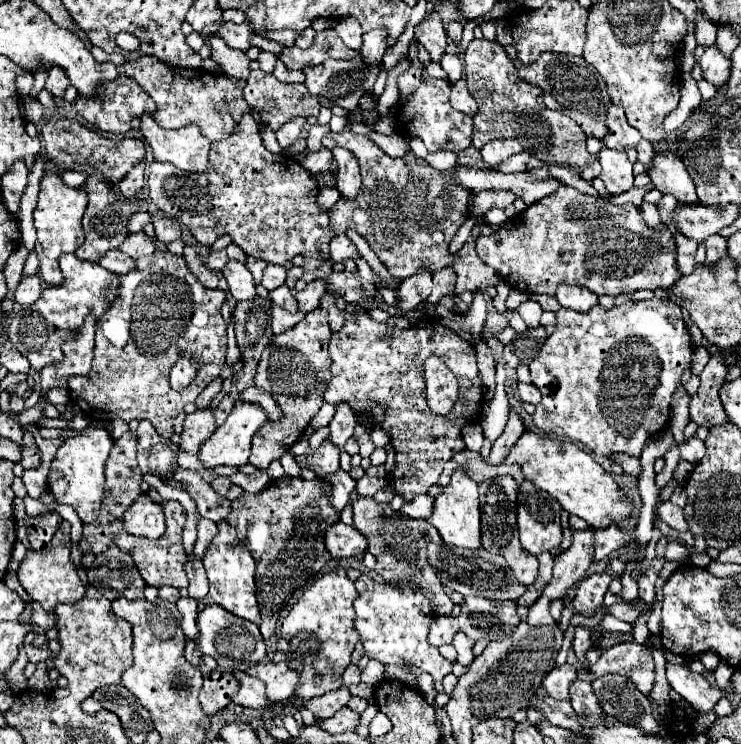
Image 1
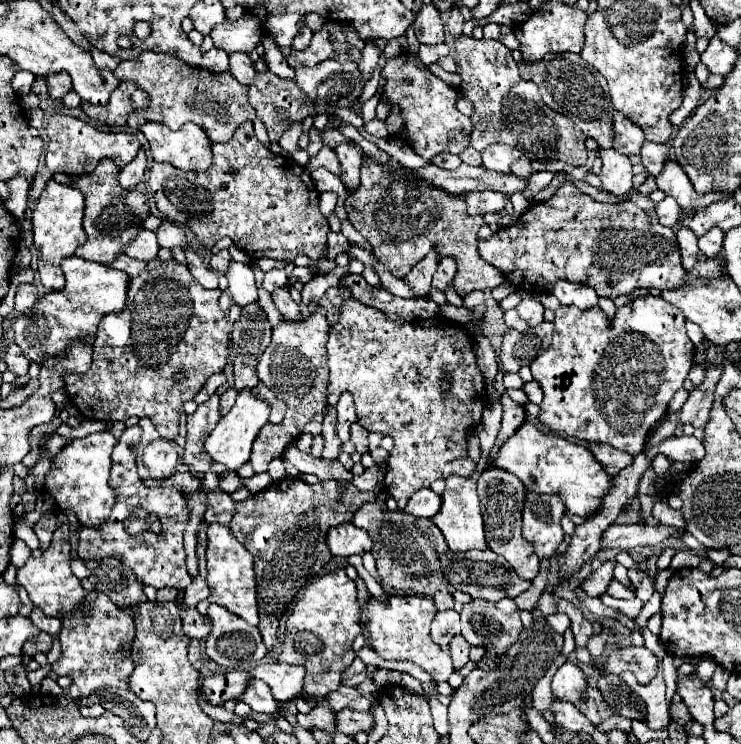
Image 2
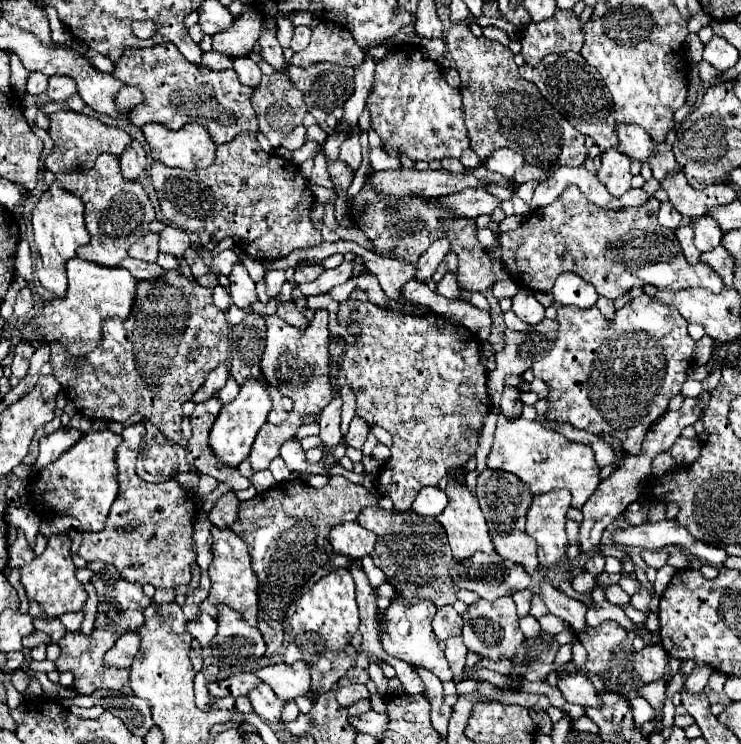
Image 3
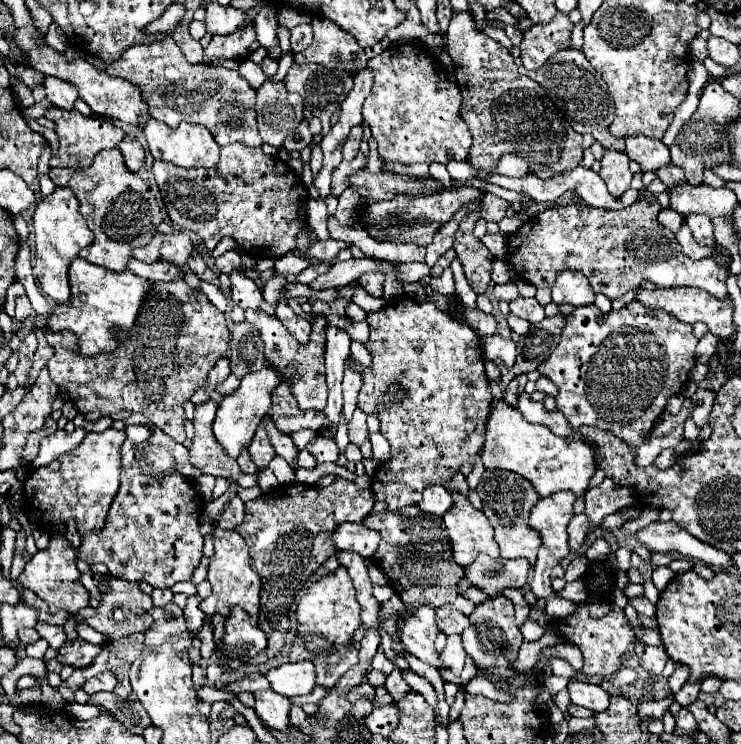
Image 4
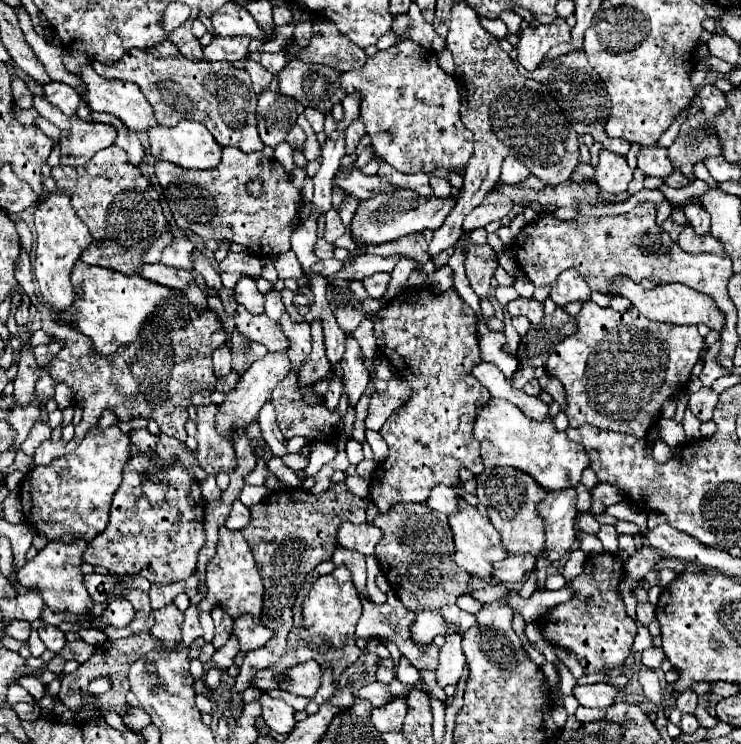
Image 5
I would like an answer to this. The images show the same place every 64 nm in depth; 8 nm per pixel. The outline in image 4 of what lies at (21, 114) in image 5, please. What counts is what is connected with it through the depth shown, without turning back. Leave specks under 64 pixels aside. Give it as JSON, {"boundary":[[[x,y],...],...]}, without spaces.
{"boundary":[[[42,100],[42,102],[36,102],[36,104],[30,106],[30,108],[24,108],[22,114],[24,114],[26,118],[34,118],[34,120],[38,120],[40,116],[44,116],[44,110],[50,108],[50,106],[52,106],[52,104],[50,104],[48,100]]]}

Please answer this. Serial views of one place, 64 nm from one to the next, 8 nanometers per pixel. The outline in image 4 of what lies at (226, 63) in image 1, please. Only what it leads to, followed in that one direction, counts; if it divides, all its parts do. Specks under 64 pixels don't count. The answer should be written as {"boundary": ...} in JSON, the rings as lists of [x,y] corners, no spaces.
{"boundary":[[[246,58],[246,60],[242,60],[242,62],[240,62],[238,72],[240,72],[240,74],[242,74],[250,84],[252,84],[252,88],[254,88],[254,90],[258,90],[258,88],[268,80],[268,76],[262,72],[260,64],[252,62],[250,58]]]}

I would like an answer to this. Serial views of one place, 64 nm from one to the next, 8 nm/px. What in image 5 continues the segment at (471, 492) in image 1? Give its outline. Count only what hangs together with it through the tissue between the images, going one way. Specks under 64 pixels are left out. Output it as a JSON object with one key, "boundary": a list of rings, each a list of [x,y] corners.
{"boundary":[[[460,500],[458,504],[458,514],[450,516],[448,522],[450,522],[450,528],[452,528],[452,534],[454,534],[454,544],[456,544],[456,550],[454,550],[454,562],[464,568],[466,572],[470,572],[472,576],[480,578],[480,580],[488,580],[492,578],[492,572],[494,572],[494,562],[498,560],[504,560],[508,556],[508,552],[504,550],[502,542],[500,542],[500,534],[496,532],[496,528],[492,528],[490,520],[484,518],[474,506],[470,506],[466,500]]]}

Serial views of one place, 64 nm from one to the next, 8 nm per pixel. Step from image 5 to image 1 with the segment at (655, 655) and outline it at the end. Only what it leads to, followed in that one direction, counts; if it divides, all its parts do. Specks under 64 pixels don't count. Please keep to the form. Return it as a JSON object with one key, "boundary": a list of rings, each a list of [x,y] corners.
{"boundary":[[[624,642],[616,644],[610,650],[606,650],[596,664],[590,666],[594,678],[600,678],[604,674],[626,674],[632,678],[634,686],[646,694],[652,688],[654,682],[654,660],[646,646],[636,642]]]}

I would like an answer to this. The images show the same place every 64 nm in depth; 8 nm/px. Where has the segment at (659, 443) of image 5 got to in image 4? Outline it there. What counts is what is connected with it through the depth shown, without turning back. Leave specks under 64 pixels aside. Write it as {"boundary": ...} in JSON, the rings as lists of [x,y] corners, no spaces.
{"boundary":[[[665,449],[662,453],[657,456],[654,461],[654,464],[657,468],[664,470],[670,467],[675,462],[675,455],[672,449]]]}

